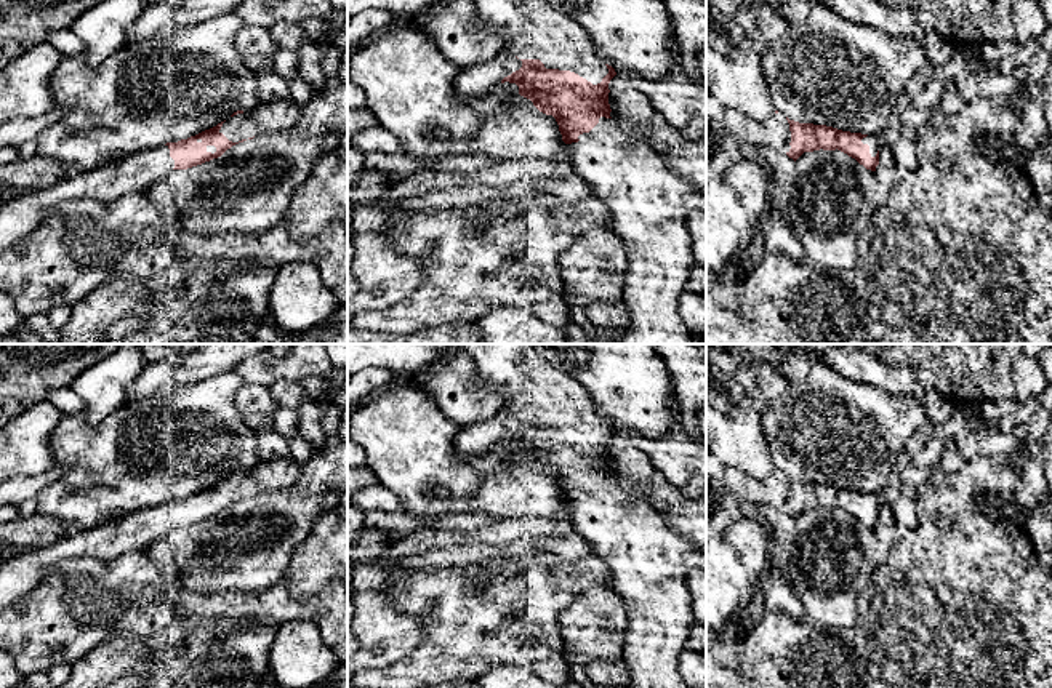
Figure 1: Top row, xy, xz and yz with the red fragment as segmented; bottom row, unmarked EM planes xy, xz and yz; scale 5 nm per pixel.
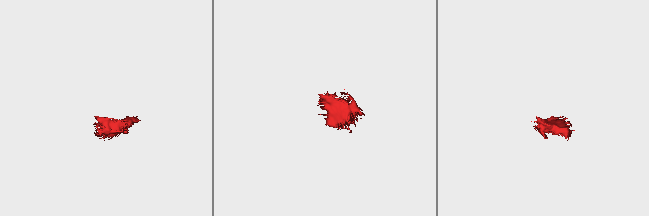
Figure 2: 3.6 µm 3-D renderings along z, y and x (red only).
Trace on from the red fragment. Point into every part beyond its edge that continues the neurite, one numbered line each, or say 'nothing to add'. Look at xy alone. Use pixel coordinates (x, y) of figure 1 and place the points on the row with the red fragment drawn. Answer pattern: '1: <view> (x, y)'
1: xy (277, 116)
2: xy (20, 212)

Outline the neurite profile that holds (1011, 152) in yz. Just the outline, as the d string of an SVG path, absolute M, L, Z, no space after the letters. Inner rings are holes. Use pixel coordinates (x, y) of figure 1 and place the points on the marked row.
M977 134L977 146L982 147L996 162L1007 162L1020 170L1025 168L1026 155L1023 147L1015 142L1002 142L994 134Z

